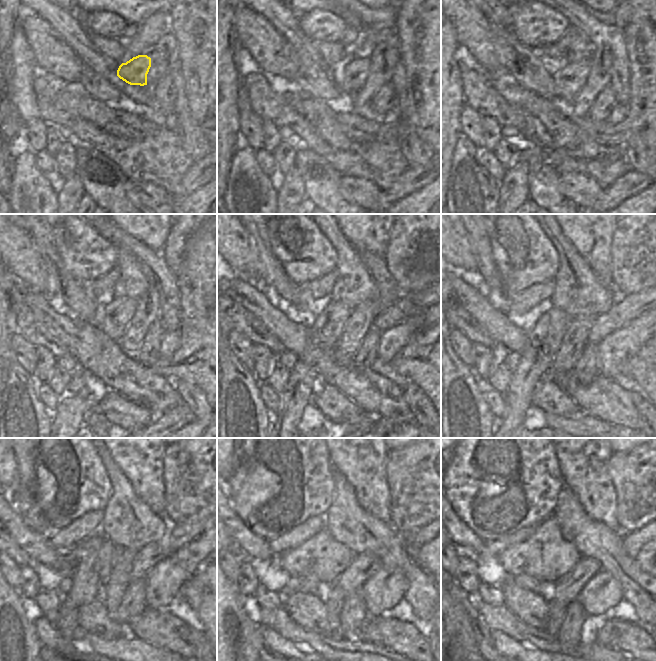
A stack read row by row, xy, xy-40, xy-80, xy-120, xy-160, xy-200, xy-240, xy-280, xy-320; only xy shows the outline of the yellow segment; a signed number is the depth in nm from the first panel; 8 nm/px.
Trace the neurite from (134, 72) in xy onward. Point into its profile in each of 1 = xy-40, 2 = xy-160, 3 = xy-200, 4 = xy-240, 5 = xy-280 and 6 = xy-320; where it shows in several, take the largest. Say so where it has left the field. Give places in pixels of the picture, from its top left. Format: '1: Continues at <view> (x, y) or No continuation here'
1: Continues at xy-40 (350, 77)
2: Continues at xy-160 (325, 332)
3: Continues at xy-200 (543, 341)
4: Continues at xy-240 (91, 561)
5: Continues at xy-280 (321, 559)
6: Continues at xy-320 (546, 555).

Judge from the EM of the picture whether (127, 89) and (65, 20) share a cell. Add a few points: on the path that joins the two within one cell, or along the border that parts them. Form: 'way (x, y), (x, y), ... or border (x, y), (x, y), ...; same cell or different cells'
way (111, 73), (106, 68), (106, 65), (78, 37); same cell

